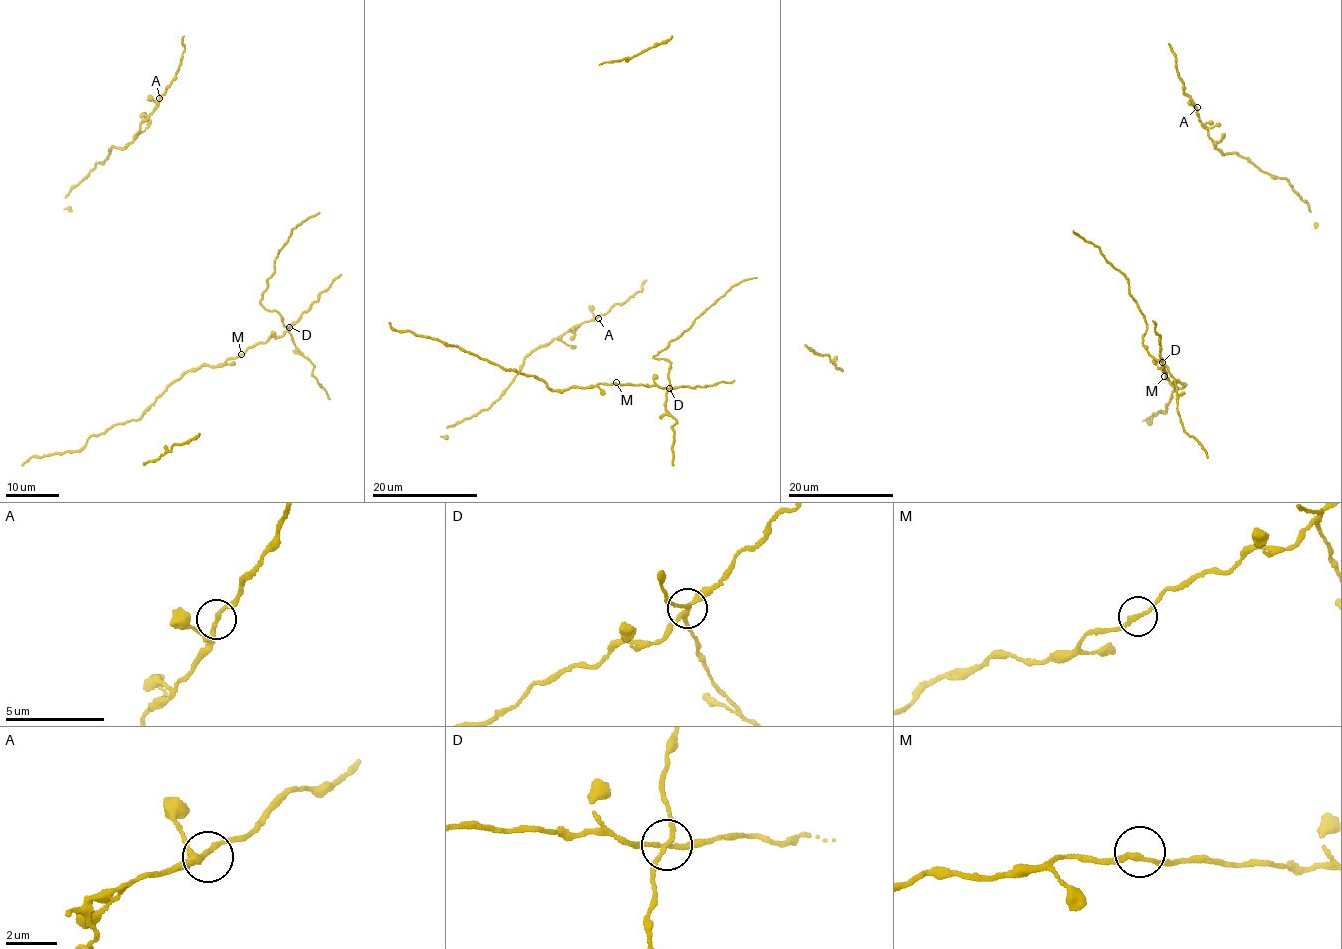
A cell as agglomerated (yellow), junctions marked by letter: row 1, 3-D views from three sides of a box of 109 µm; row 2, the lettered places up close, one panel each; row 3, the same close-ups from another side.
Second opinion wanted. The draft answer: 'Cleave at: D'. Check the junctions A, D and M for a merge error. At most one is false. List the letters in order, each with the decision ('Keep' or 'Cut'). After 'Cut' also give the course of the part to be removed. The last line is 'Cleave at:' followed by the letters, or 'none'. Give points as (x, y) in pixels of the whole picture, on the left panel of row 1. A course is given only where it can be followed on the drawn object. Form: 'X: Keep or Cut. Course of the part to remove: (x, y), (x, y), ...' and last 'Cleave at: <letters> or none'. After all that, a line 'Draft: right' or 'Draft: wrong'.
A: Keep
D: Cut. Course of the part to remove: (289, 327), (284, 326), (276, 311), (267, 310), (261, 303), (262, 294), (291, 230), (319, 212)
M: Keep
Cleave at: D
Draft: right

